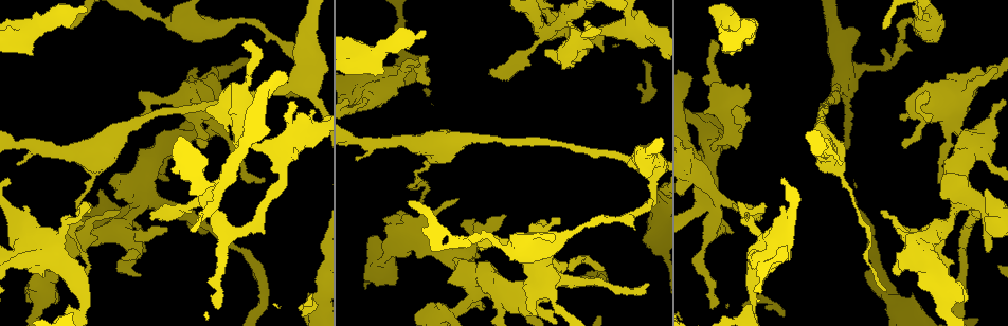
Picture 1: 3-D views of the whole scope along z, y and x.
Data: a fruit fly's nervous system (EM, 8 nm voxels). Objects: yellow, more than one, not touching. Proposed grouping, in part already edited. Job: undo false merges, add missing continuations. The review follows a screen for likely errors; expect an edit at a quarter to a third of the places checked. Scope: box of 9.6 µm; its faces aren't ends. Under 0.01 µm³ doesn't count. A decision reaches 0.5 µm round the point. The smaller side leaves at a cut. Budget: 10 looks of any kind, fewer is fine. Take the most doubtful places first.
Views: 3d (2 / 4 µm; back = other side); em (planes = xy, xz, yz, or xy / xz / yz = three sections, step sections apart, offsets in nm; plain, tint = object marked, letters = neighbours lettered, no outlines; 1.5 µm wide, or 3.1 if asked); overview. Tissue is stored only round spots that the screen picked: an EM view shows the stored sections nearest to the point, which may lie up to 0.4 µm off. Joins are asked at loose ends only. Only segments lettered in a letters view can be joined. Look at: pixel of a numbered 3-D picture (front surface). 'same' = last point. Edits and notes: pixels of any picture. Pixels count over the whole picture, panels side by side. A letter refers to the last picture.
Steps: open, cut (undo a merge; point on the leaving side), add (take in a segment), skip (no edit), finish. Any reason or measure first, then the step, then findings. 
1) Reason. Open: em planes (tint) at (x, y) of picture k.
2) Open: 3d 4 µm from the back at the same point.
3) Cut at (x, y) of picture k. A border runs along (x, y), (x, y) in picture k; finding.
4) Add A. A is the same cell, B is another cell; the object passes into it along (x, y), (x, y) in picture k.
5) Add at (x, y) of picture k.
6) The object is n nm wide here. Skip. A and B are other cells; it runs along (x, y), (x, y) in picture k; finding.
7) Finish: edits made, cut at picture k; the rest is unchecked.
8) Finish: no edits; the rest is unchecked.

Free end. Open: 3d 4 µm at (151, 213) of picture 1.

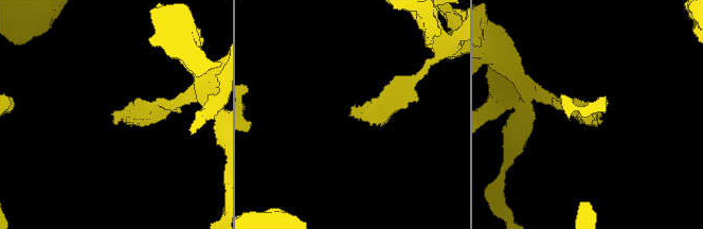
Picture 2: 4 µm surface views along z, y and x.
Open: em xz step 4 (tint) at (350, 111) of picture 2.

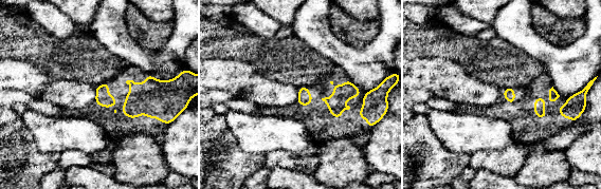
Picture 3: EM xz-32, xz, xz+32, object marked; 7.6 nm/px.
Open: em planes (letters) at the same point.

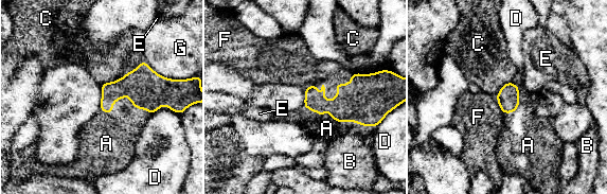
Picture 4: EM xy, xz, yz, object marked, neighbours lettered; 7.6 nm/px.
The longest contact is with A, 550 nm. Add A. A is the same cell, B, C, D, E, F and G are other cells; the object passes into it along (358, 101), (329, 116), (326, 128) in picture 4; it goes on there.

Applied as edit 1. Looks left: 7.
Four arms meet. Open: 3d 2 µm from the back at (205, 203) of picture 1.

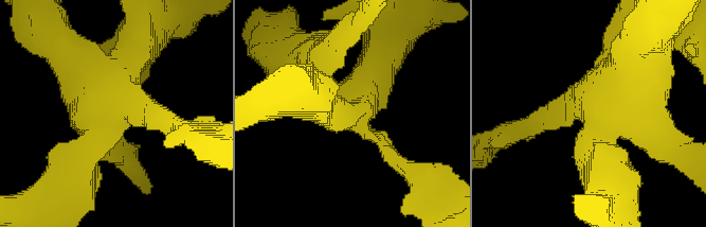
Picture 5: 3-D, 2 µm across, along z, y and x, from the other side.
4 arms meet here; now the EM. Open: em xy step 8 (letters) at (114, 109) of picture 5.

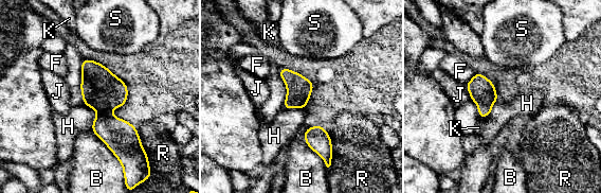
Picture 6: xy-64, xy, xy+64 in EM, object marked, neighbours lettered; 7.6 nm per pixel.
Cut it another way. Open: em planes (letters) at the same point.

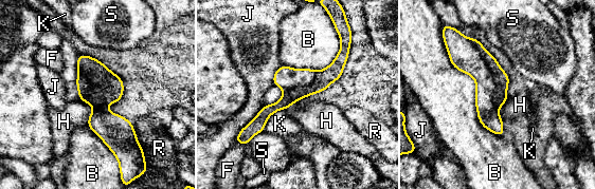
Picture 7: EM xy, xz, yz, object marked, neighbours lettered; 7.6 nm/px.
Cut at (501, 78) of picture 7. B, F, H, J, K, R and S are other cells; a border runs along (471, 38), (493, 77), (498, 109) in picture 7; a second neuron is stuck on.

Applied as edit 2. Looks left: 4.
End of a long branch. Open: 3d 4 µm at (886, 26) of picture 1.

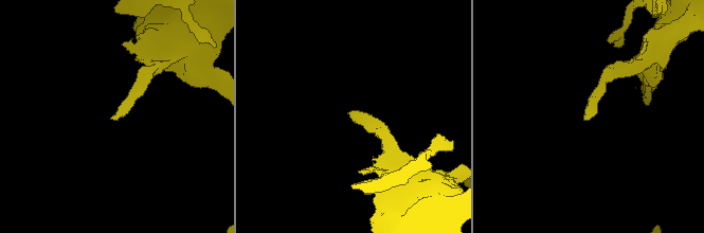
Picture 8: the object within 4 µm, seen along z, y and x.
Open: em planes (tint) at (111, 118) of picture 8.

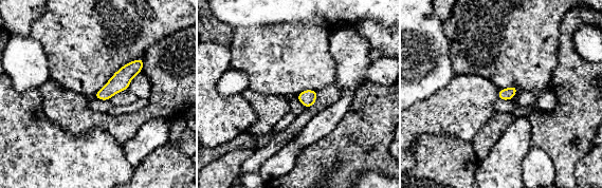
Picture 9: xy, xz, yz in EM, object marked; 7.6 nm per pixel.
Open: em planes (letters) at the same point.

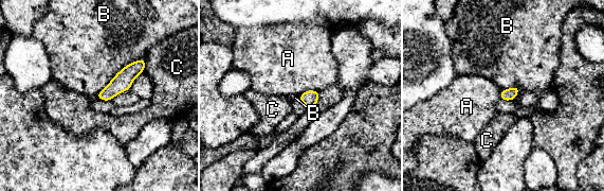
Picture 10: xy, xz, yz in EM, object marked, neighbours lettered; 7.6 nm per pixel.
The object is 100 nm wide here. Skip. A, B and C are other cells; it runs along (142, 62), (106, 94), (99, 96) in picture 10; none of them fits.

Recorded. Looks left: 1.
Open: em planes (letters) at (840, 164) of picture 1.

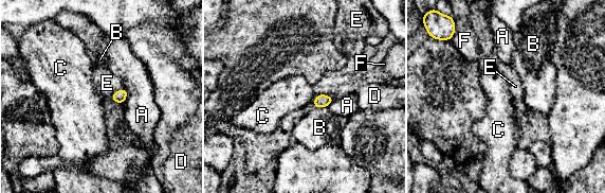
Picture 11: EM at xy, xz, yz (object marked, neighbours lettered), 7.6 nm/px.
Skip. A, B, C, D, E and F are other cells; a border runs along (124, 87), (127, 91), (125, 102) in picture 11; none of them fits.

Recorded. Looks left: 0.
Finish: edits made, add at picture 4, cut at picture 7; the rest is unchecked.

